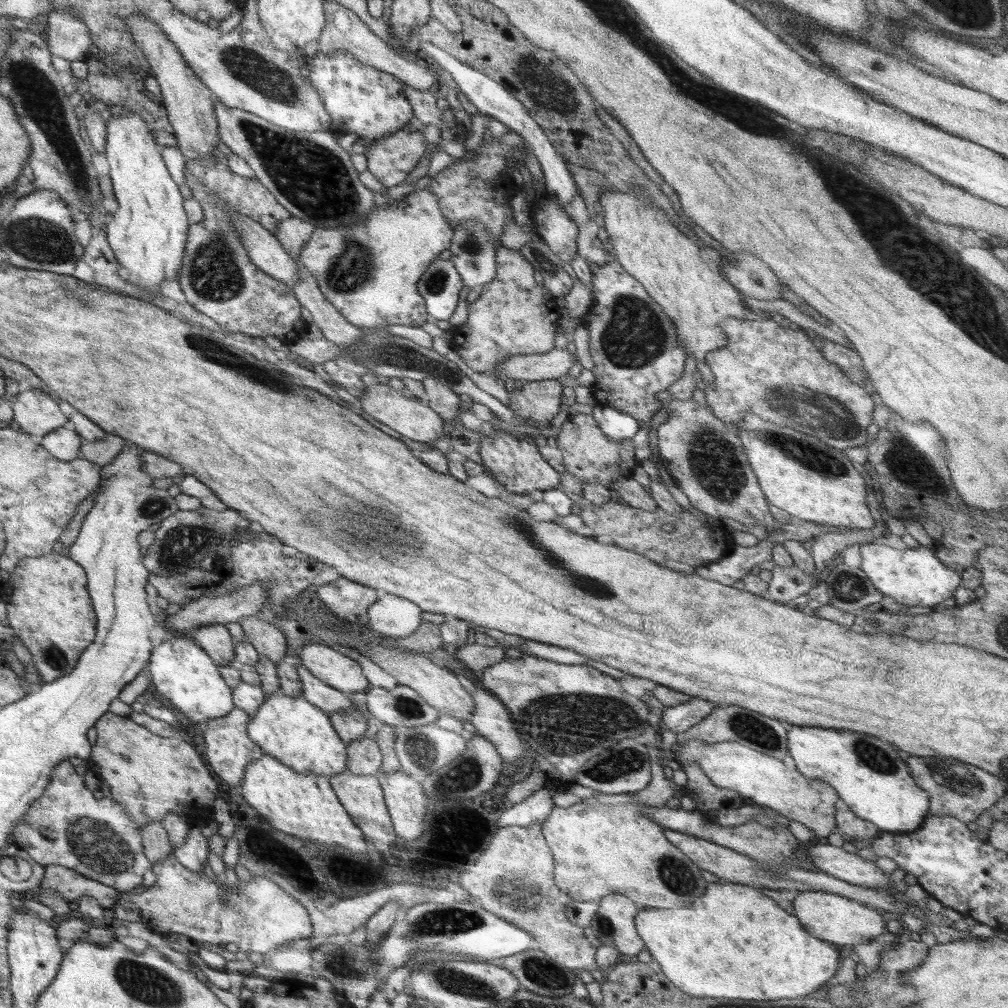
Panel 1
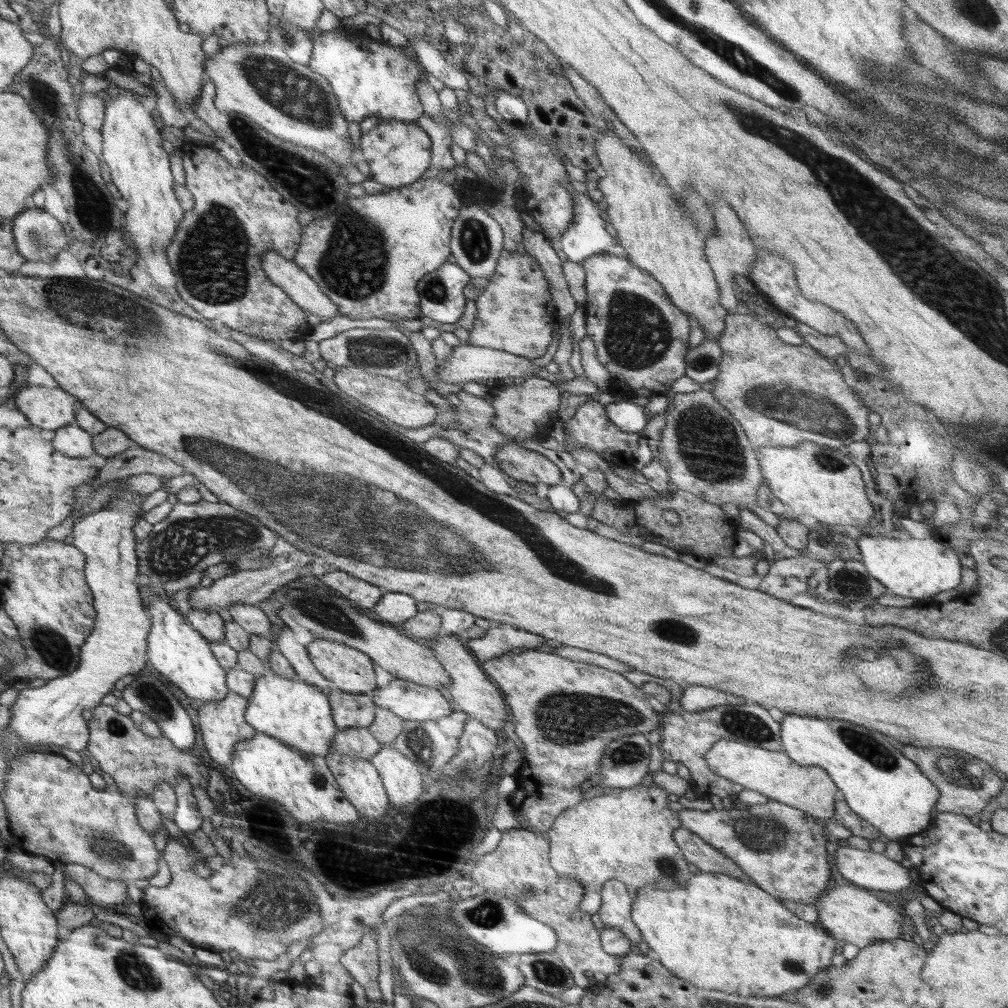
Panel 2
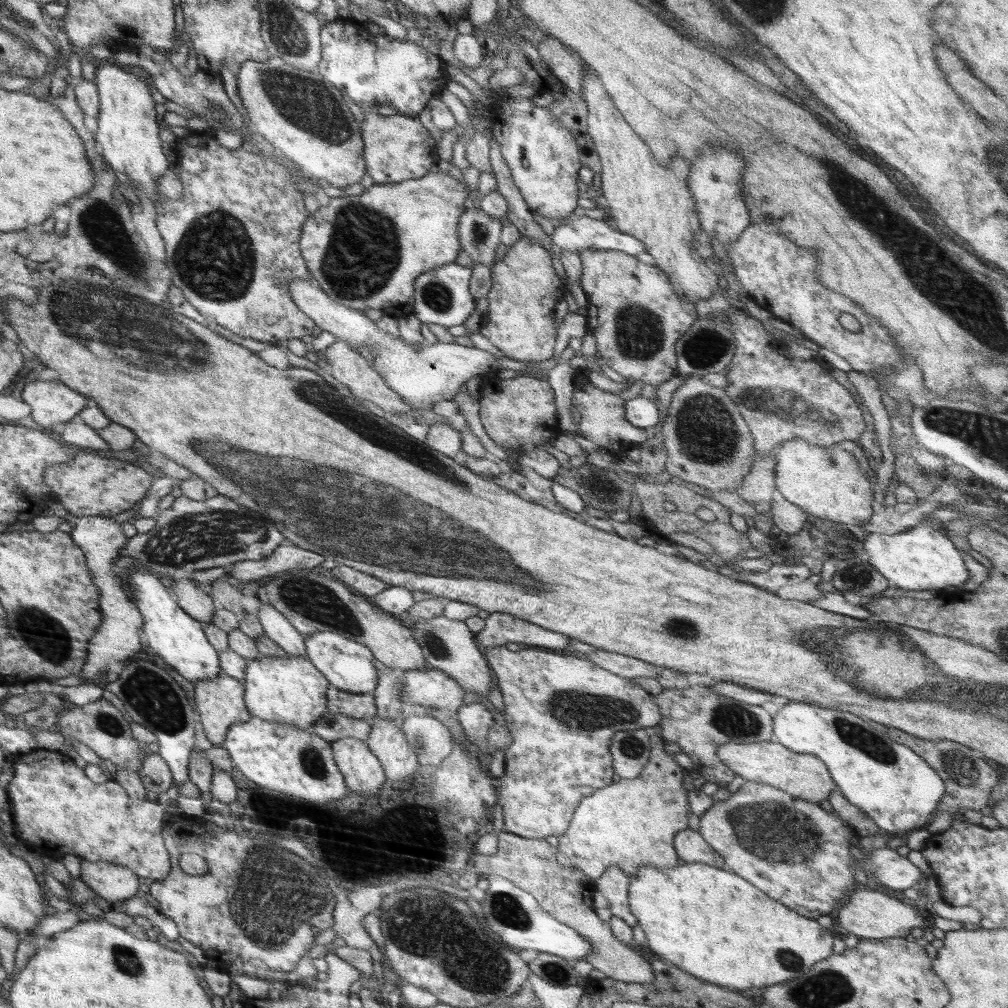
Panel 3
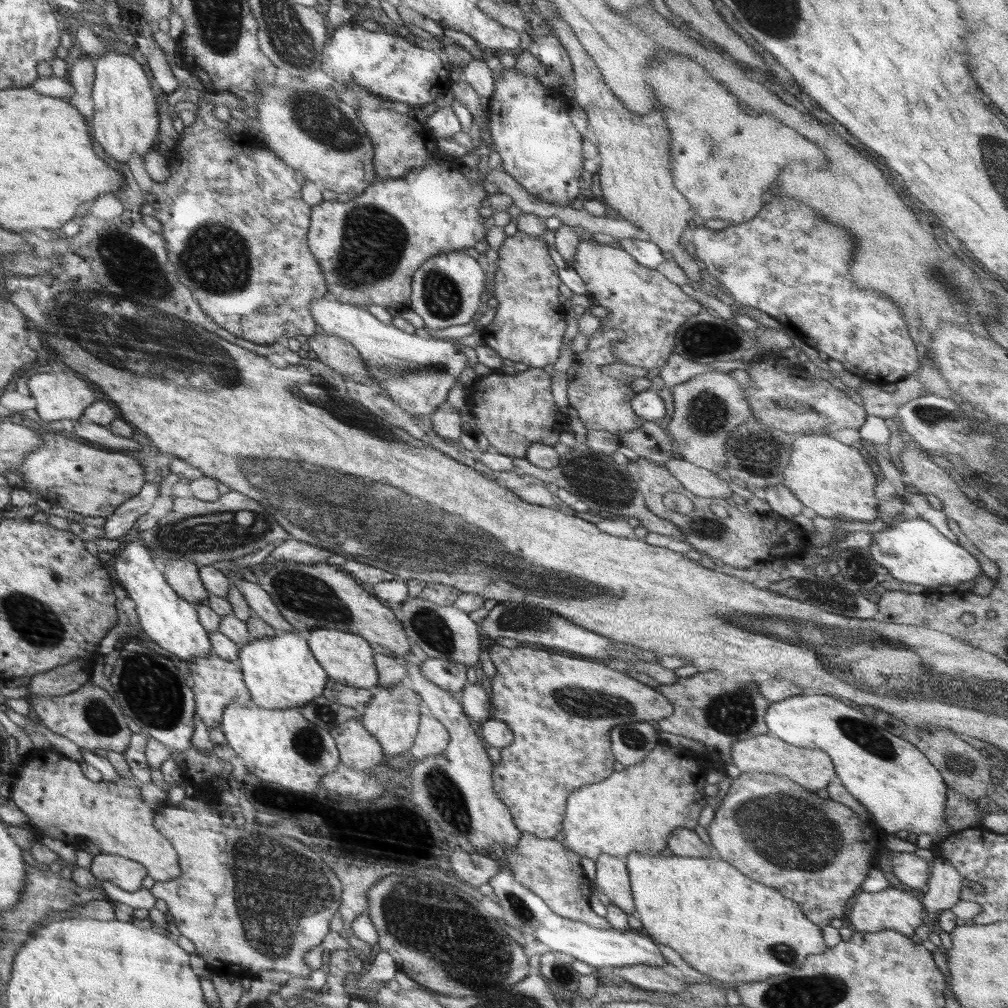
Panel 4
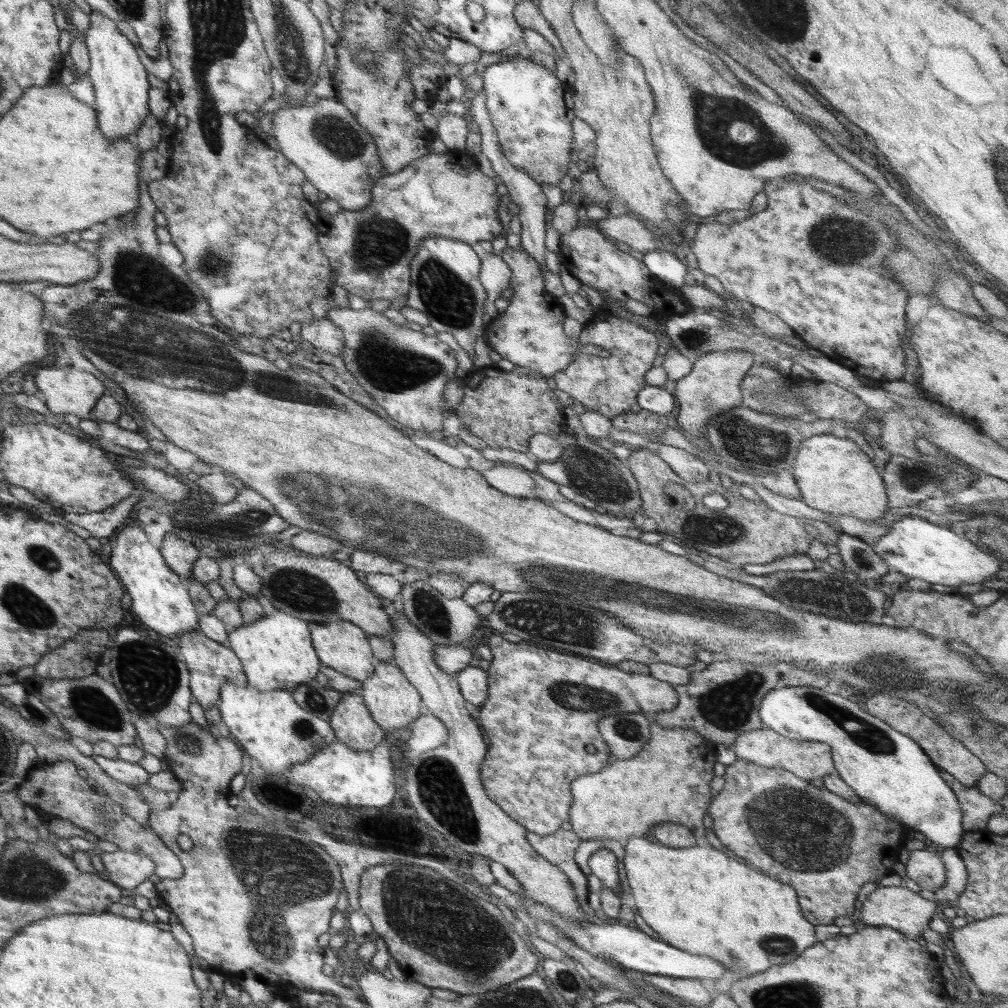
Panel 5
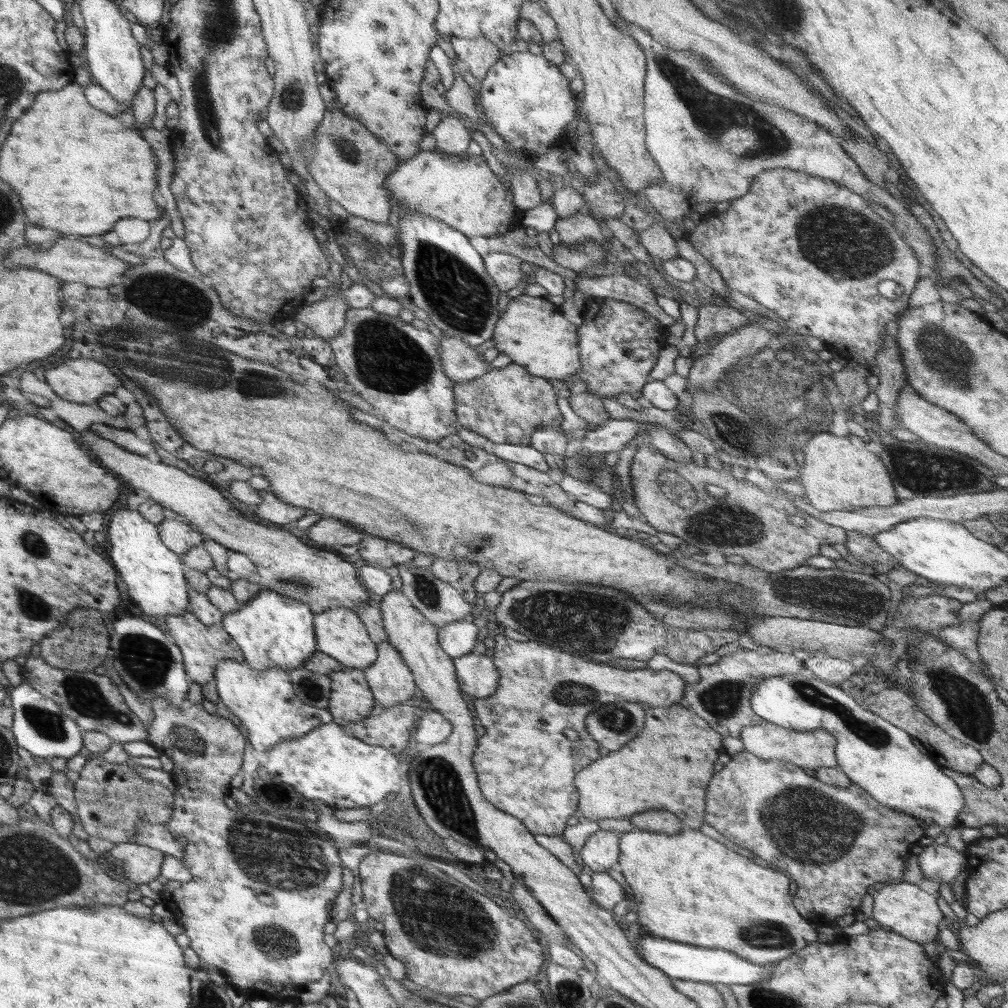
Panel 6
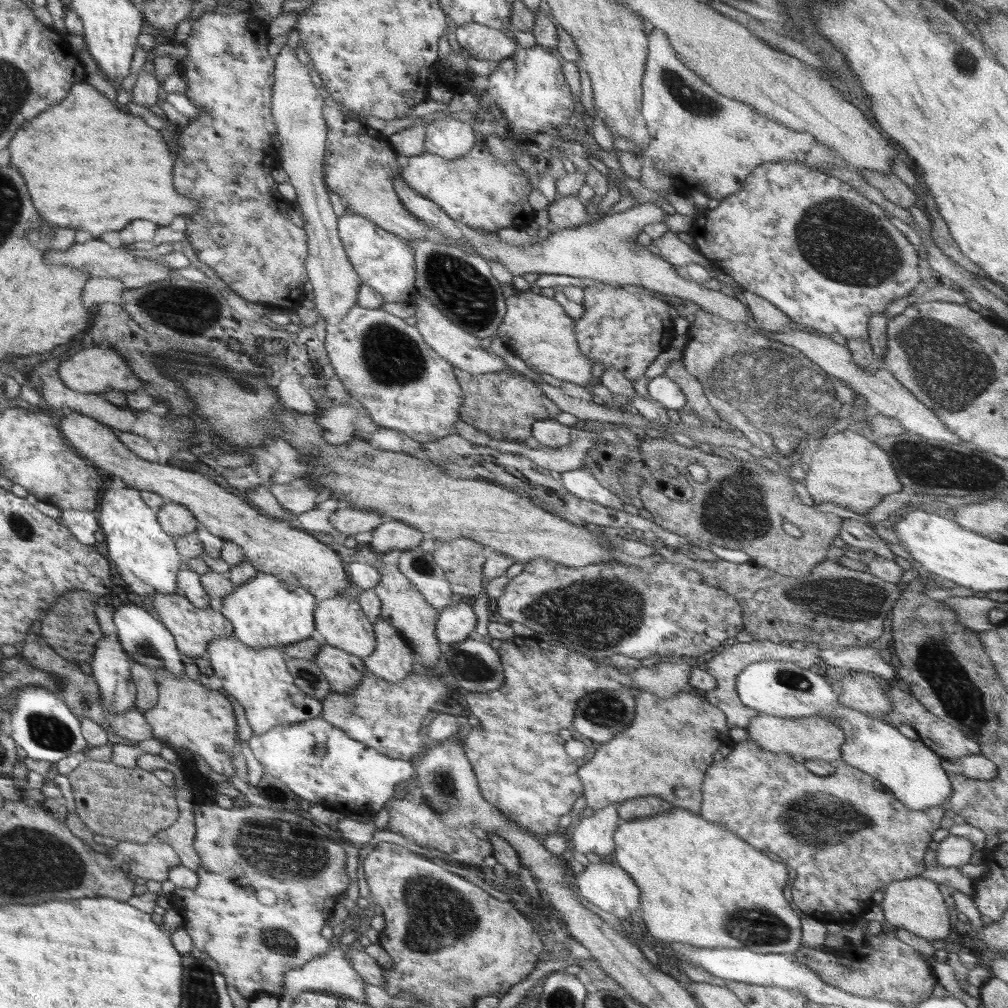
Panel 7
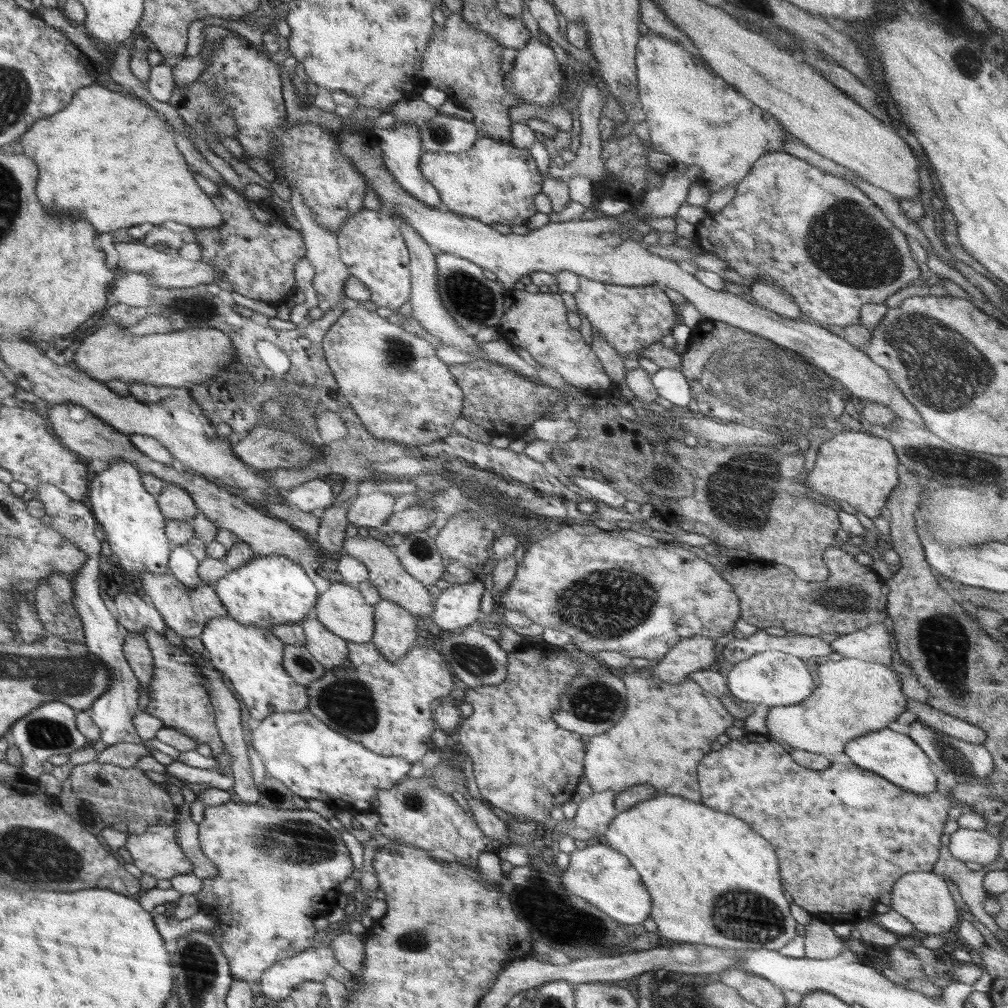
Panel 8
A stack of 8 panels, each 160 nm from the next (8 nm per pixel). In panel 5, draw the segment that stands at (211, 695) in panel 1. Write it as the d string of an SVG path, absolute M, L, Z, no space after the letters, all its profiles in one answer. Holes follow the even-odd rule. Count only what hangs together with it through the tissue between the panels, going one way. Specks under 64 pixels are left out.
M132 524L120 529L113 544L110 564L128 587L132 611L148 628L171 639L198 629L199 612L191 600L188 584L171 569L163 554L148 542L142 526Z

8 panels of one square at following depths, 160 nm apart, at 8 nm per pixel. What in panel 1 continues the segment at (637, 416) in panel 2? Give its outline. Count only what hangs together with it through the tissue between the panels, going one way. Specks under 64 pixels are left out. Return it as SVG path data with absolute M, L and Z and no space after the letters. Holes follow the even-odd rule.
M597 404L592 417L608 440L612 442L631 439L640 430L636 419L632 419L632 416L613 407Z

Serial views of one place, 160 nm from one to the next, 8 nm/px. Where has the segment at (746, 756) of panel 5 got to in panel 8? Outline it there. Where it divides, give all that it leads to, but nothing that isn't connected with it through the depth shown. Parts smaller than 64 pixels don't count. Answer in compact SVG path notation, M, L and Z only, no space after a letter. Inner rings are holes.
M843 658L840 661L822 659L811 666L816 679L815 691L798 704L772 706L765 720L767 736L774 741L786 742L792 748L807 750L833 759L844 757L846 746L856 737L886 728L890 722L906 711L907 697L902 693L899 679L894 671L877 662L864 662L859 658Z

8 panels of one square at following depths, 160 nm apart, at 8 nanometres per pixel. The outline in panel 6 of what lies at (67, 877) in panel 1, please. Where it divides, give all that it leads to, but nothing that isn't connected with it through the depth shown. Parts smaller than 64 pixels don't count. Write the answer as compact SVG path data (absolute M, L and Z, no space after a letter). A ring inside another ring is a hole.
M135 843L115 844L110 854L122 861L124 872L121 875L129 883L147 884L156 880L162 873L162 865L167 854L158 849Z

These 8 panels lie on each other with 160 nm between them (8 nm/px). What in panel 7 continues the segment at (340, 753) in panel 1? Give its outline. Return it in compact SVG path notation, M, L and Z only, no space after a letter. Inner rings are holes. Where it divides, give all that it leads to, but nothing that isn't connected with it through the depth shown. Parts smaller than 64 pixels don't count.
M258 571L254 578L251 578L248 582L240 586L236 586L226 598L222 598L223 603L220 613L224 614L224 617L228 618L234 625L234 635L240 642L252 648L273 646L274 648L282 649L281 646L294 644L299 640L306 640L312 637L312 632L314 632L314 604L316 604L316 599L303 586L293 586L293 584L287 584L283 580L280 580L279 576Z

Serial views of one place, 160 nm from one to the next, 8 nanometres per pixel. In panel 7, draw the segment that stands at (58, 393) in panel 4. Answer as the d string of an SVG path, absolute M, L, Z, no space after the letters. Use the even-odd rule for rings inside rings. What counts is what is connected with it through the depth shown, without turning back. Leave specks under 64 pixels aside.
M100 346L82 350L60 364L57 369L60 380L68 388L84 395L102 395L110 390L128 394L143 387L143 381L140 381L140 377L136 376L128 362L124 361L124 357L120 357L120 352L114 347Z

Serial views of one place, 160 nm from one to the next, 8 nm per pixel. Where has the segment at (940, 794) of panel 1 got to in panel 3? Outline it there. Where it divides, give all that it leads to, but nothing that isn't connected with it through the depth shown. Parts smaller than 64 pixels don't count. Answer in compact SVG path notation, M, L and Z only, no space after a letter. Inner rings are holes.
M890 728L888 734L892 740L911 748L920 758L923 758L944 781L945 793L937 804L937 811L963 814L968 810L980 811L987 806L992 789L999 786L998 774L990 764L984 761L986 756L977 750L952 740L942 740L942 742L922 740L916 736L908 736L906 732L900 732L896 728L894 730Z

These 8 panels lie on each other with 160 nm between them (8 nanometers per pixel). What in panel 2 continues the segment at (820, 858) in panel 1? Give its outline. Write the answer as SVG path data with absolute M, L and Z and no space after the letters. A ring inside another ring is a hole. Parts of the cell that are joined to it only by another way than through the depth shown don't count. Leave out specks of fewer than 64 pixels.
M844 844L832 856L832 866L836 867L836 870L840 872L842 880L847 883L854 883L860 888L866 888L866 890L872 890L873 892L890 891L891 893L902 893L912 883L910 870L902 867L900 862L886 858L883 853L866 852Z

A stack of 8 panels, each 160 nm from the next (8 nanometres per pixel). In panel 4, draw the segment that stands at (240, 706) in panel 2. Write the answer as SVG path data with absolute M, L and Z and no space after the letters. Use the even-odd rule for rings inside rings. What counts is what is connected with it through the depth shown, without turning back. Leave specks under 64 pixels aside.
M211 653L209 656L195 656L189 662L195 689L197 712L201 721L210 729L221 726L225 708L235 702L247 704L251 700L250 690L243 680L242 667L238 663L224 660Z

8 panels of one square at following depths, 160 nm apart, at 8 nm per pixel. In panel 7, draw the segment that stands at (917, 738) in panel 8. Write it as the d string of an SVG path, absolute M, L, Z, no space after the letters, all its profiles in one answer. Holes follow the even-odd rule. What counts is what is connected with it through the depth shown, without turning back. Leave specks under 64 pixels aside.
M981 753L969 754L962 758L955 758L955 760L941 758L941 765L947 773L964 774L964 776L976 780L992 780L997 777L996 764Z

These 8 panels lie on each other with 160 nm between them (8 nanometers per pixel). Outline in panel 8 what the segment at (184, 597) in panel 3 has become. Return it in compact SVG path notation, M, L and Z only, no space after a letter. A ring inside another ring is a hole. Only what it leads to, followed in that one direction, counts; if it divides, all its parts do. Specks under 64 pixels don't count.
M168 484L159 496L159 505L163 515L176 520L192 520L198 513L198 507L184 488L177 484Z

